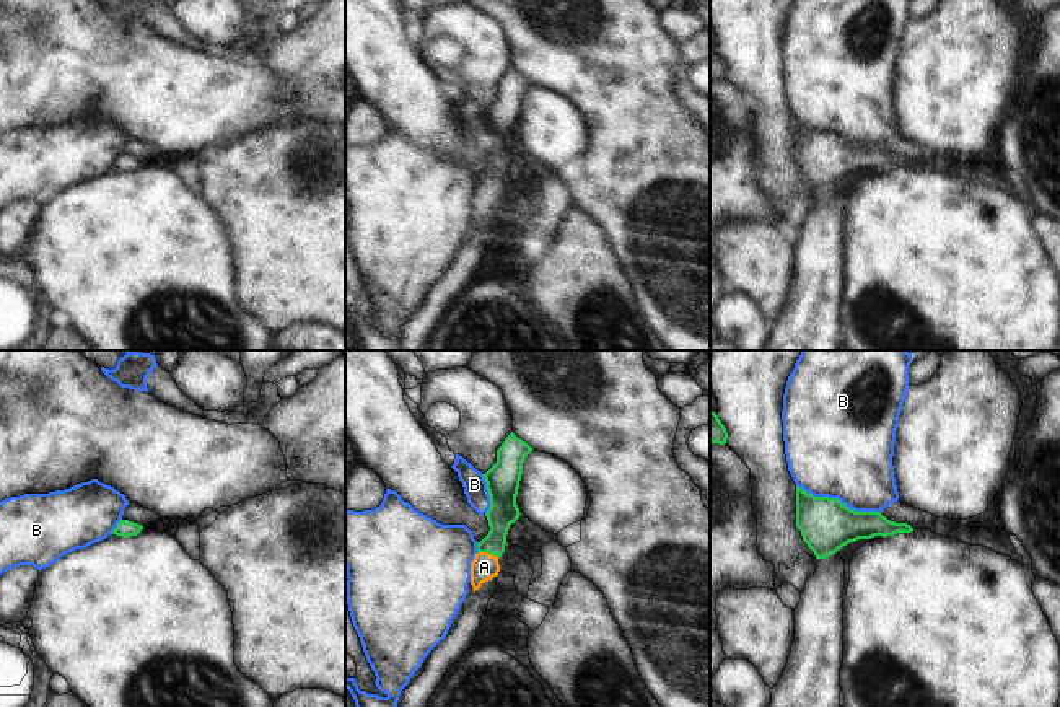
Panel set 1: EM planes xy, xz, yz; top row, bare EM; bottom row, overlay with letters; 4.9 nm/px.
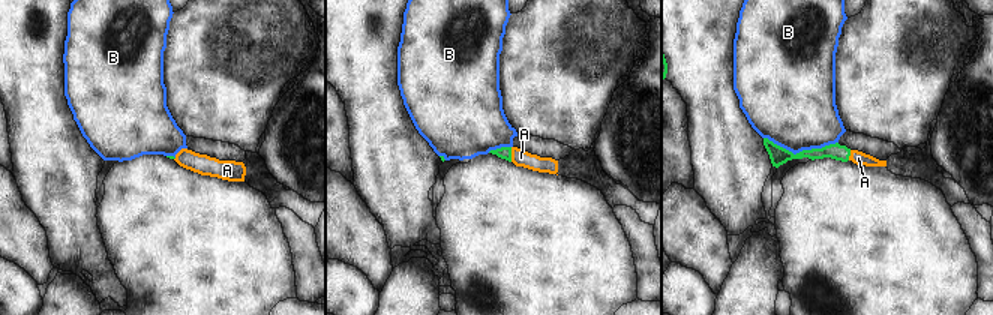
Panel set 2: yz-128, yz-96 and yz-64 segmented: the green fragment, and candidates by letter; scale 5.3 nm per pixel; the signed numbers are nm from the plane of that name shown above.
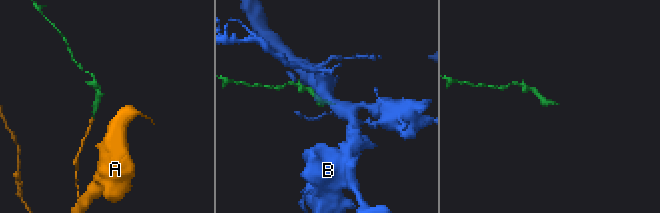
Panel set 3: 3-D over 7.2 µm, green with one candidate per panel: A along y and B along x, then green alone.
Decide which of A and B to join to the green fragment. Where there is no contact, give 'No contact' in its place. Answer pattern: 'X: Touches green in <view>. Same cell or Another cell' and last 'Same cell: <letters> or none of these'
A: Touches green in xz. Same cell
B: Touches green in yz. Another cell
Same cell: A

